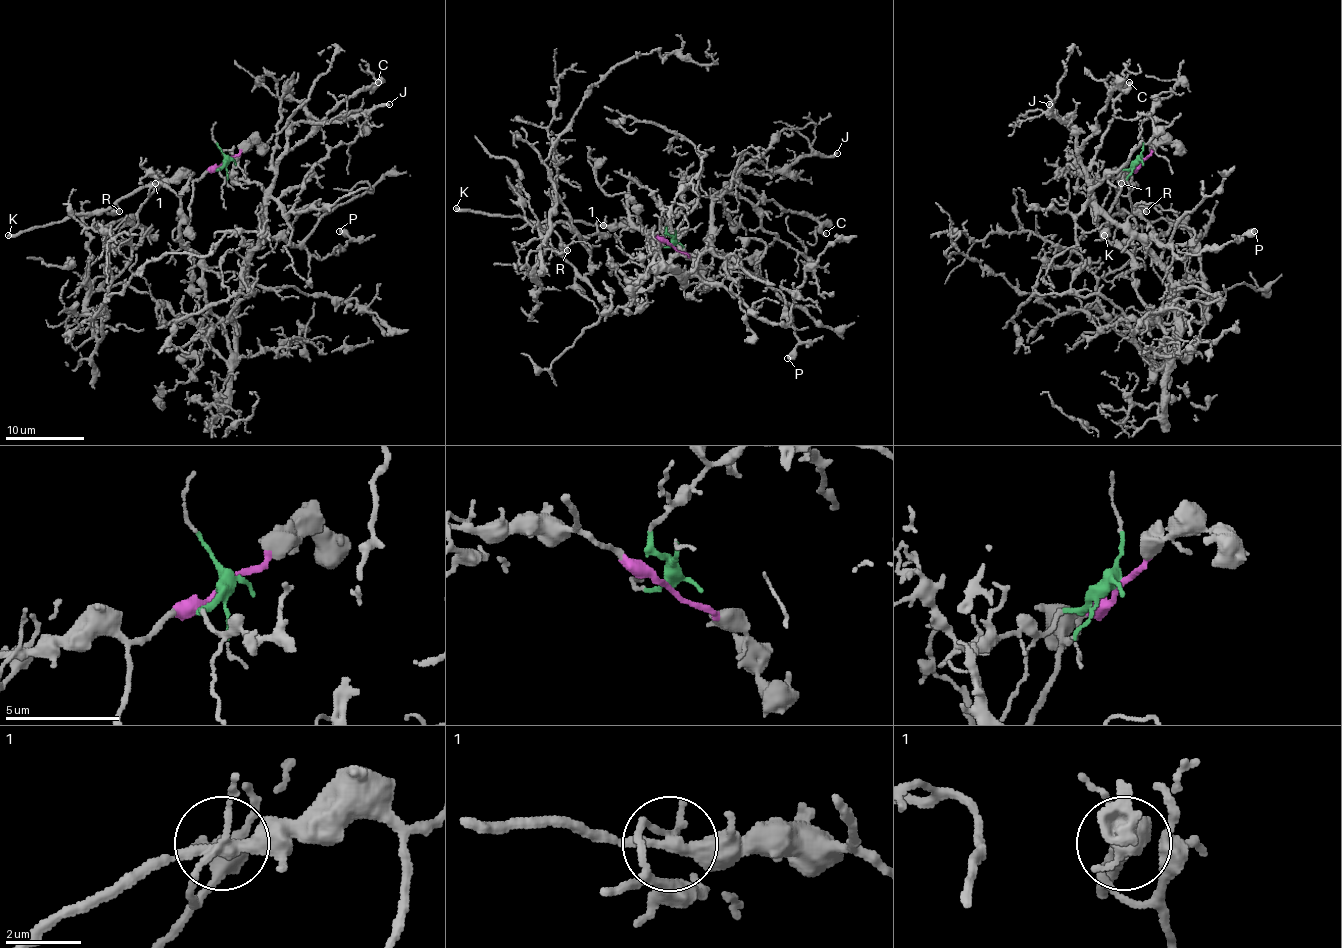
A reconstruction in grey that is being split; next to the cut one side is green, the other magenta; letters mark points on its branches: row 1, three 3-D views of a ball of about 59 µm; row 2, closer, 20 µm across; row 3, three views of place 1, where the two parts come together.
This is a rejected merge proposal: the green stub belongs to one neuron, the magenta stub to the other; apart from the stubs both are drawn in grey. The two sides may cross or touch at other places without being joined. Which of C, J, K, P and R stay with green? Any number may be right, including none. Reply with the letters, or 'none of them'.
C, J, P

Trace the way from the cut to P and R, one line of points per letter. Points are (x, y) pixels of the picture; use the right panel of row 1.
P: (1141, 161), (1092, 183), (1094, 201), (1113, 220), (1166, 244), (1182, 259), (1254, 230)
R: (1141, 161), (1123, 179), (1117, 205), (1139, 212), (1147, 210)

